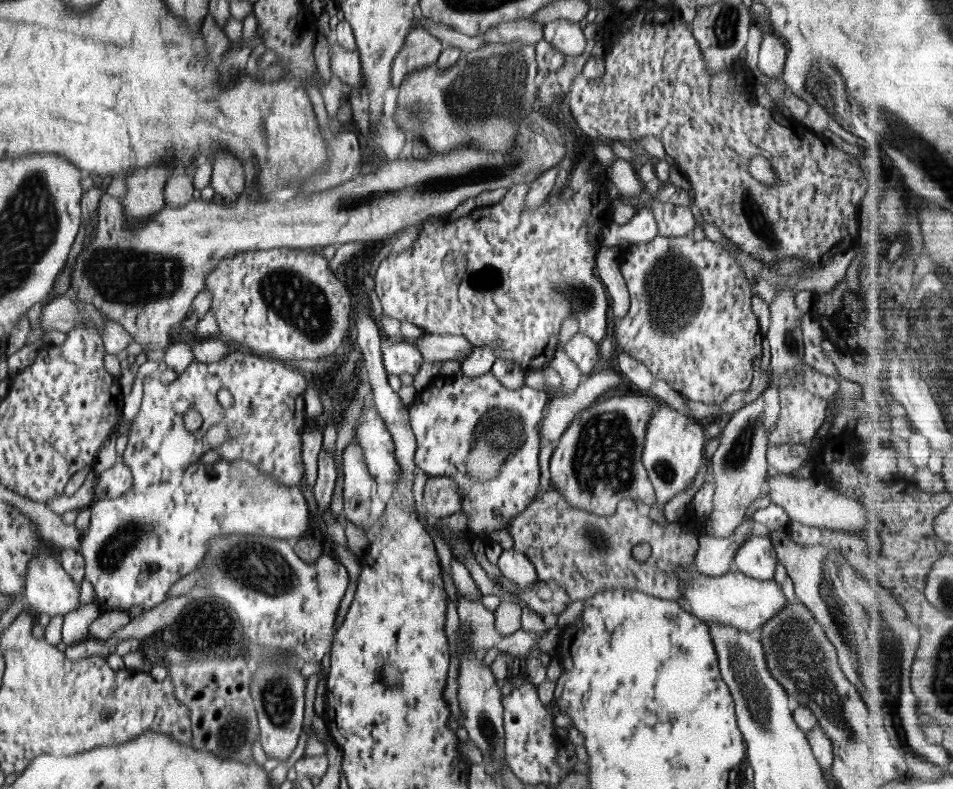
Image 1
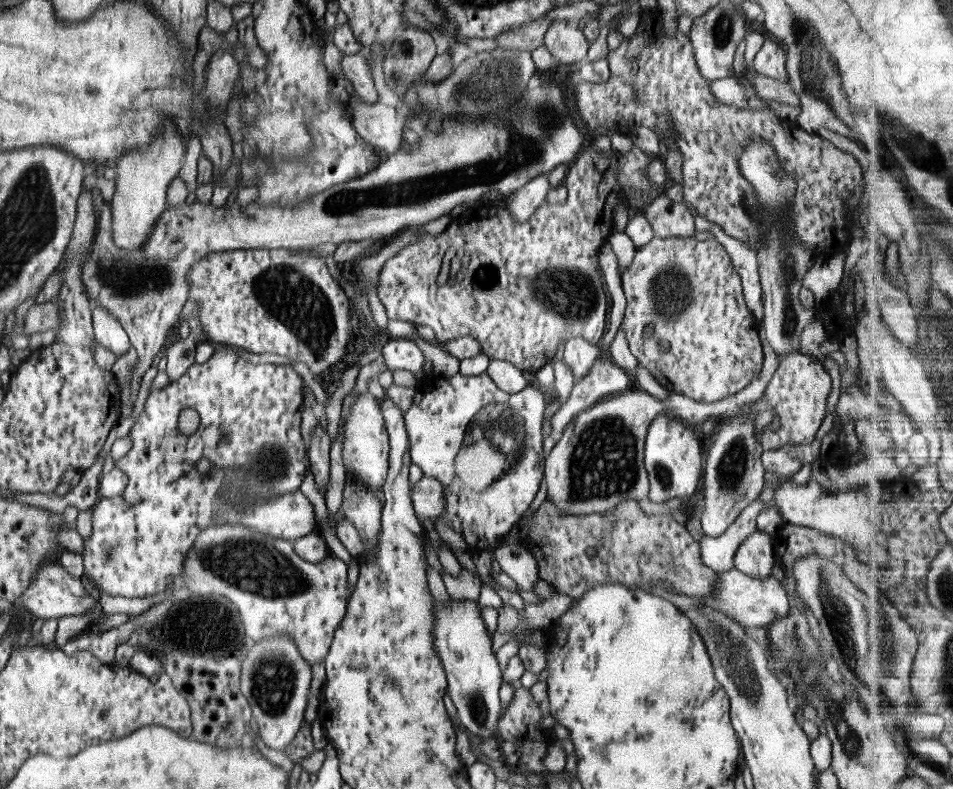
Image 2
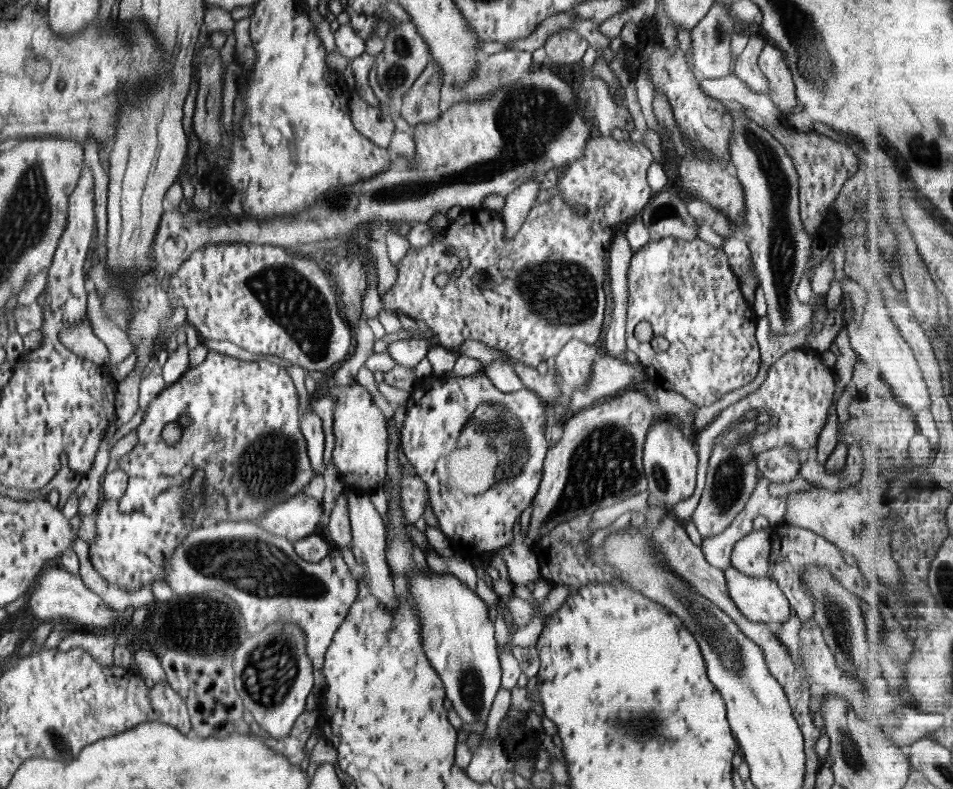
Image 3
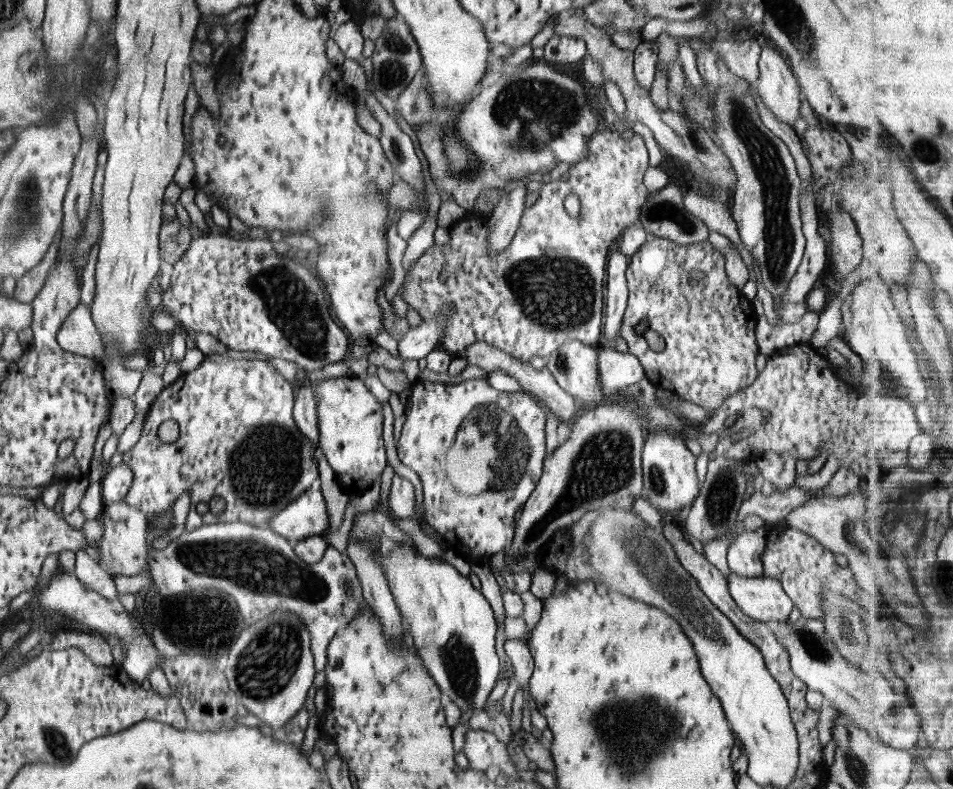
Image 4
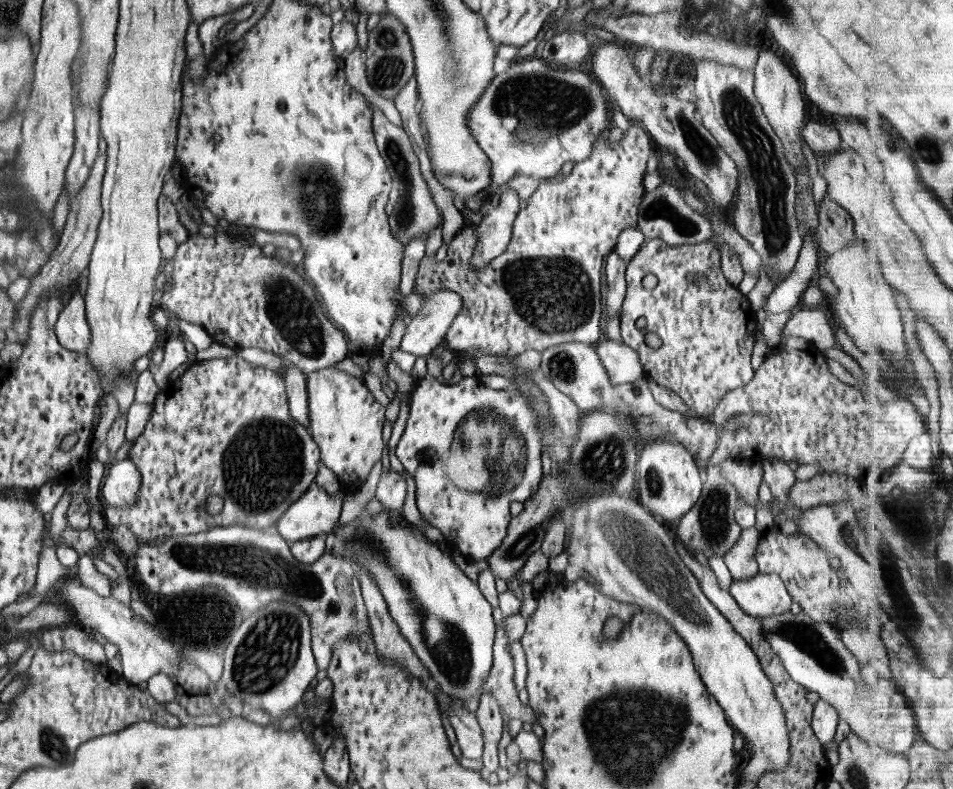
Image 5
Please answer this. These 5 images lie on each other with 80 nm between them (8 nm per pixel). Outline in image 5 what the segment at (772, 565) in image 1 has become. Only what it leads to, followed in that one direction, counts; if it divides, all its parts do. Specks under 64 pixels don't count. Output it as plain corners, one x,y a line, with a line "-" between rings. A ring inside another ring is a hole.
756,527
743,529
736,544
722,556
734,580
749,579
759,573
755,554
763,535

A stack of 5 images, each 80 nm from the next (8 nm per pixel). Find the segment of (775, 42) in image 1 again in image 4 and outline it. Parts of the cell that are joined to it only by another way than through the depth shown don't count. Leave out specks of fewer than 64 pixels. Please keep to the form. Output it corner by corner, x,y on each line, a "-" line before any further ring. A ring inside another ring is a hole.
764,48
758,66
759,79
755,92
761,96
776,118
793,125
800,118
802,96
786,57
770,48

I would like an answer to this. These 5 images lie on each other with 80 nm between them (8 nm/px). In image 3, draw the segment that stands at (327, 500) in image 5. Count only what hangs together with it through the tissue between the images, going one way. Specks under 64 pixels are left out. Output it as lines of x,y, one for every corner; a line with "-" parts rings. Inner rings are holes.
300,492
294,498
274,506
254,522
271,535
295,543
305,536
320,533
322,507
322,502

